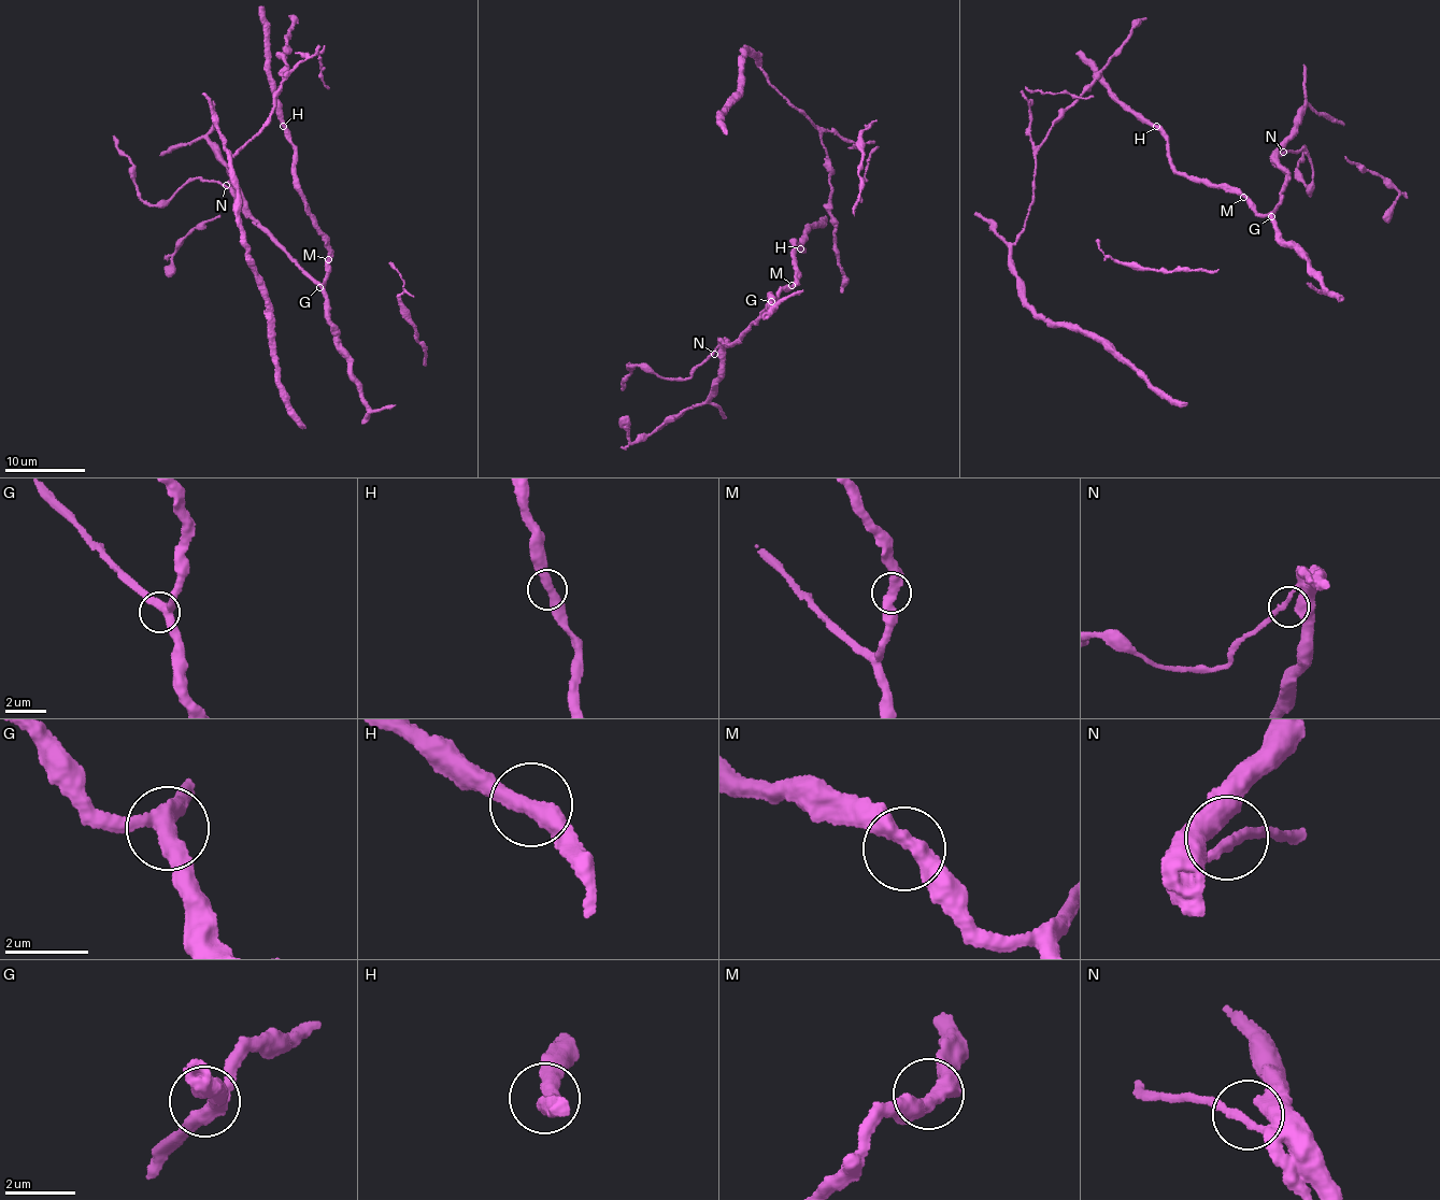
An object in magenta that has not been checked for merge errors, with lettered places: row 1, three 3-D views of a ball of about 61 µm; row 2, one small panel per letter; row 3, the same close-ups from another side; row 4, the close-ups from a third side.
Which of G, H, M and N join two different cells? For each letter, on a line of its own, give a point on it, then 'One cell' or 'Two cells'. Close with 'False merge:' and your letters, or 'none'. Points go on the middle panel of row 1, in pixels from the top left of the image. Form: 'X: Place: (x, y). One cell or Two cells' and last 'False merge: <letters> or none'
G: Place: (771, 301). One cell
H: Place: (800, 248). One cell
M: Place: (792, 285). One cell
N: Place: (714, 354). One cell
False merge: none

